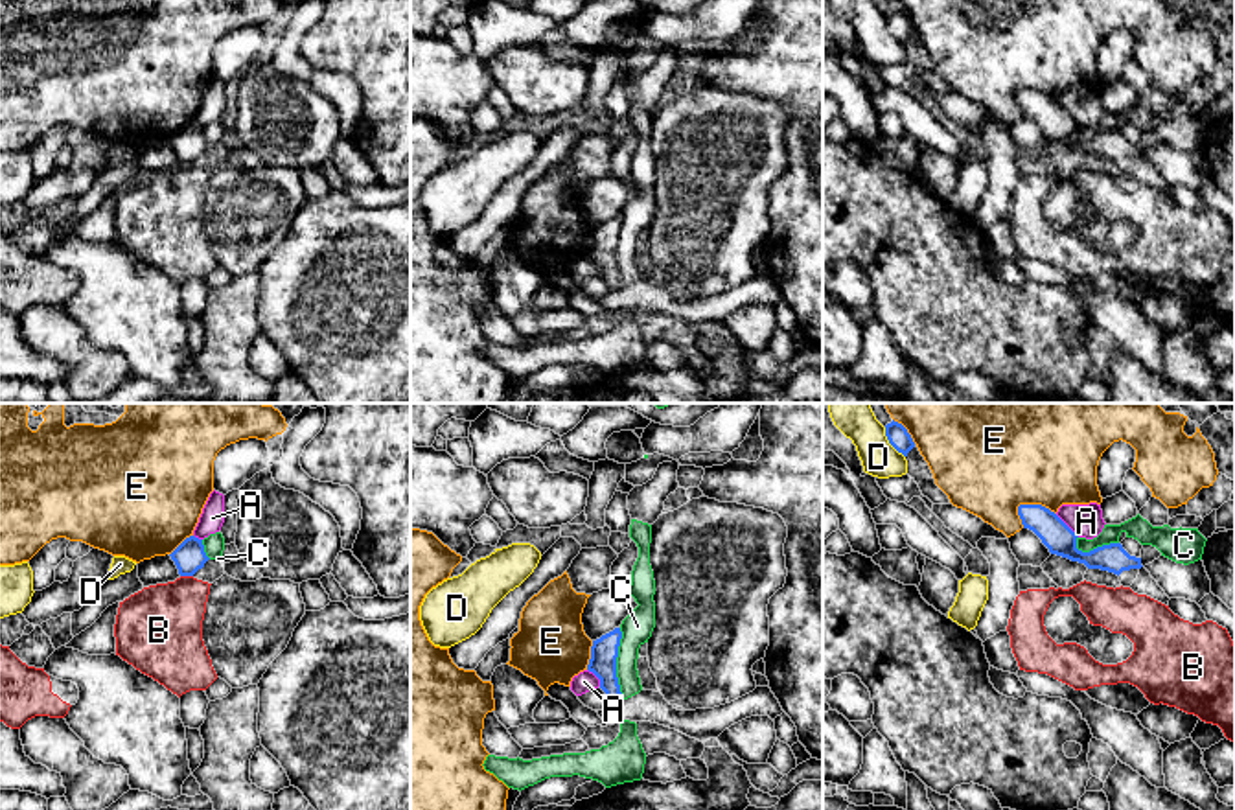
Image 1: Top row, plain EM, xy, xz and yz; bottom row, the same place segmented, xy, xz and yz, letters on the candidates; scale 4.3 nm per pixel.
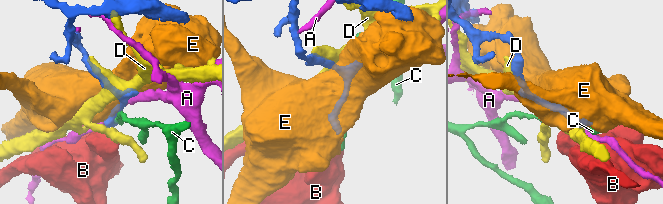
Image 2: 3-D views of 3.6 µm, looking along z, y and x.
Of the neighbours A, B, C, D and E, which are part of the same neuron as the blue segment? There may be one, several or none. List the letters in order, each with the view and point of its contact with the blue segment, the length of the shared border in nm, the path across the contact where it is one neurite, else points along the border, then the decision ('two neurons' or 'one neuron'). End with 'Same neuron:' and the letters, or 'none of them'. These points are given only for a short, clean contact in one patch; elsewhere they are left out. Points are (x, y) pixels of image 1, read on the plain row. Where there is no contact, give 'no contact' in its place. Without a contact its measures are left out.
A: meets blue in yz at (1066, 113); contact 150 nm long; two neurons
B: meets blue in xy at (186, 162); contact 60 nm long; border along xy (181, 162), (192, 164); two neurons
C: meets blue in xz at (615, 251); contact 320 nm long; border along xz (619, 216), (617, 271), (624, 286); two neurons
D: meets blue in yz at (889, 30); contact 160 nm long; two neurons
E: meets blue in yz at (1037, 92); contact 180 nm long; two neurons
Same neuron: none of them

